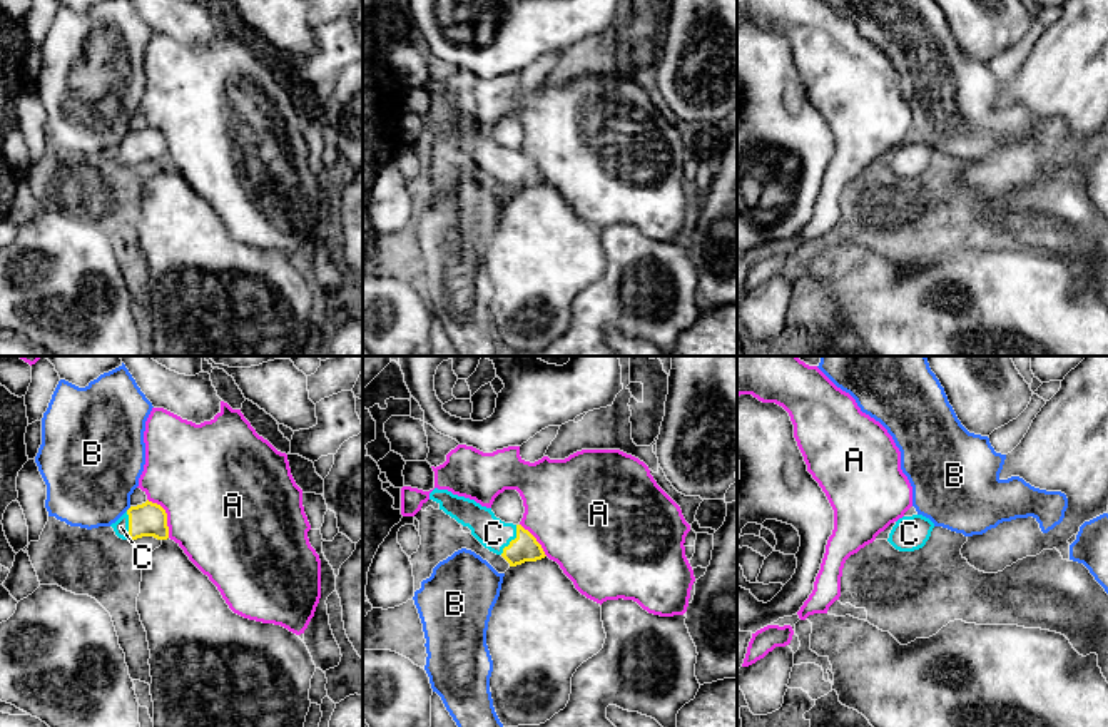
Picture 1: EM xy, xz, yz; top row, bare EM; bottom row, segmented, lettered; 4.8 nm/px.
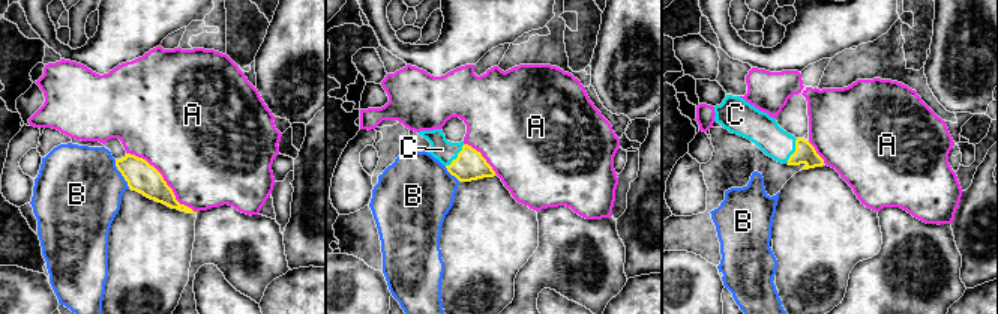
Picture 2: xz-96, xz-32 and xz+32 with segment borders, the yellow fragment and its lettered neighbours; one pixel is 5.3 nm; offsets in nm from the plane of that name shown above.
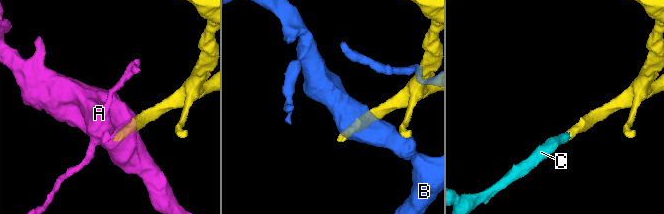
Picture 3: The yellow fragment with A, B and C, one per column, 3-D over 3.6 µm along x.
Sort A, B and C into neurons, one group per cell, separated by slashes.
A / B / C

